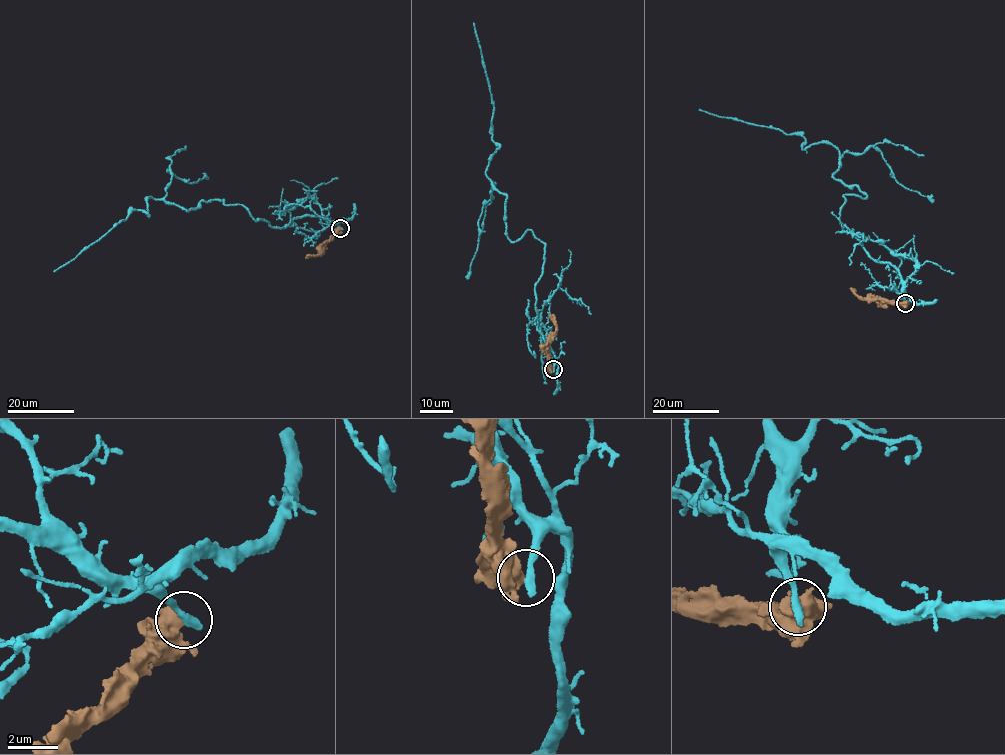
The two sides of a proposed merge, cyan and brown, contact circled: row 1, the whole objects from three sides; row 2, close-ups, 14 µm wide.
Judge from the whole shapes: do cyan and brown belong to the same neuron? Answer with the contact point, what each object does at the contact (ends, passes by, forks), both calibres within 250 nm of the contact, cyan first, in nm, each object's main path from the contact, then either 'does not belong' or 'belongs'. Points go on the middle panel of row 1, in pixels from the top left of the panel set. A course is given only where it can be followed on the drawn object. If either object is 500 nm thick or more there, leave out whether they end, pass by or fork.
place (553, 369); calibres 360 and 750 nm; course cyan (553, 369), (535, 303), (545, 247), (529, 229), (510, 241), (506, 195), (486, 176), (500, 147), (473, 23); course brown (552, 369), (548, 338), (555, 331), (550, 313); does not belong

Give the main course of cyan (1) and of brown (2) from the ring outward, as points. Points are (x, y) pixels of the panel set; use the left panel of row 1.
1: (340, 228), (308, 215), (276, 228), (224, 199), (188, 211), (149, 197), (148, 215), (134, 209), (53, 271)
2: (340, 228), (318, 247), (320, 255), (305, 257)

